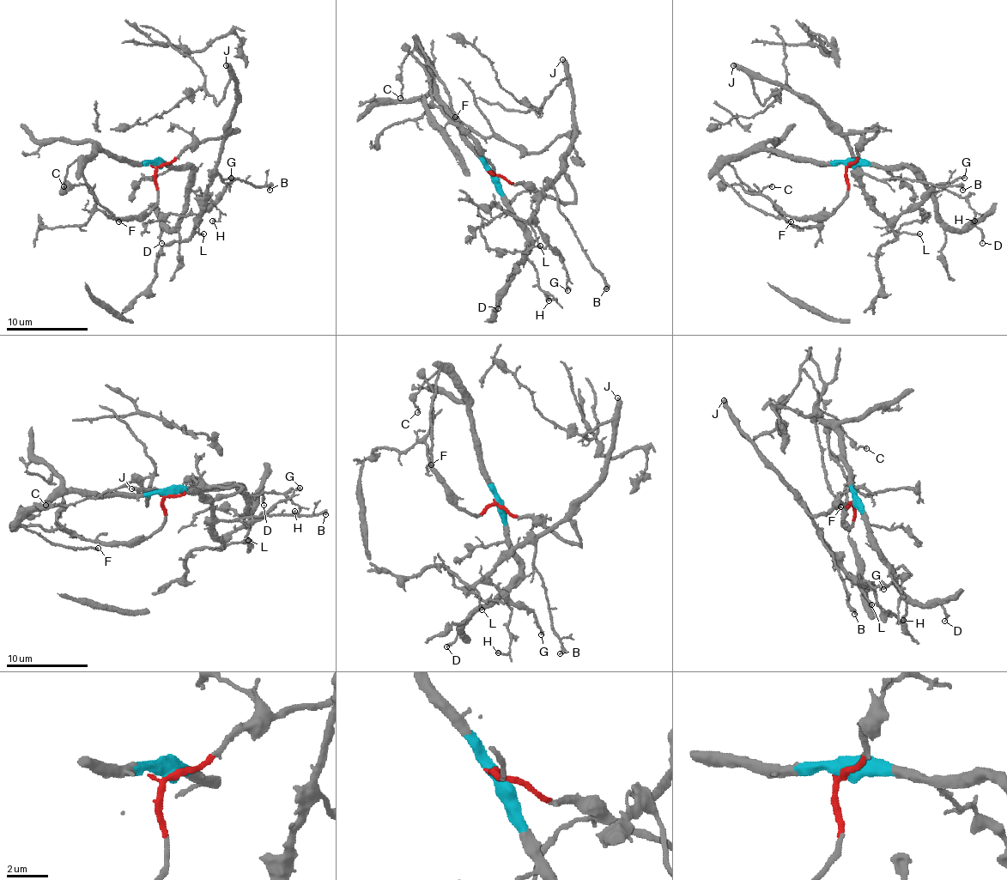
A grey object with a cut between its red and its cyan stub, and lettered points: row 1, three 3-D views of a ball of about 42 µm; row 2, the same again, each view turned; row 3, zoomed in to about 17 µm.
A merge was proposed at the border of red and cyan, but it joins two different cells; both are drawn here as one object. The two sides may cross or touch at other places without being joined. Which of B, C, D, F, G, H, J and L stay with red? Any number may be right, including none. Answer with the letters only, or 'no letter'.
B, G, J, L

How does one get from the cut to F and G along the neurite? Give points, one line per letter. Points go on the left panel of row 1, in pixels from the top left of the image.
F: (158, 166), (149, 162), (129, 162), (103, 150), (94, 154), (82, 172), (103, 205), (119, 221)
G: (158, 166), (168, 165), (188, 148), (197, 148), (203, 142), (237, 130), (225, 140), (198, 218), (231, 177)

